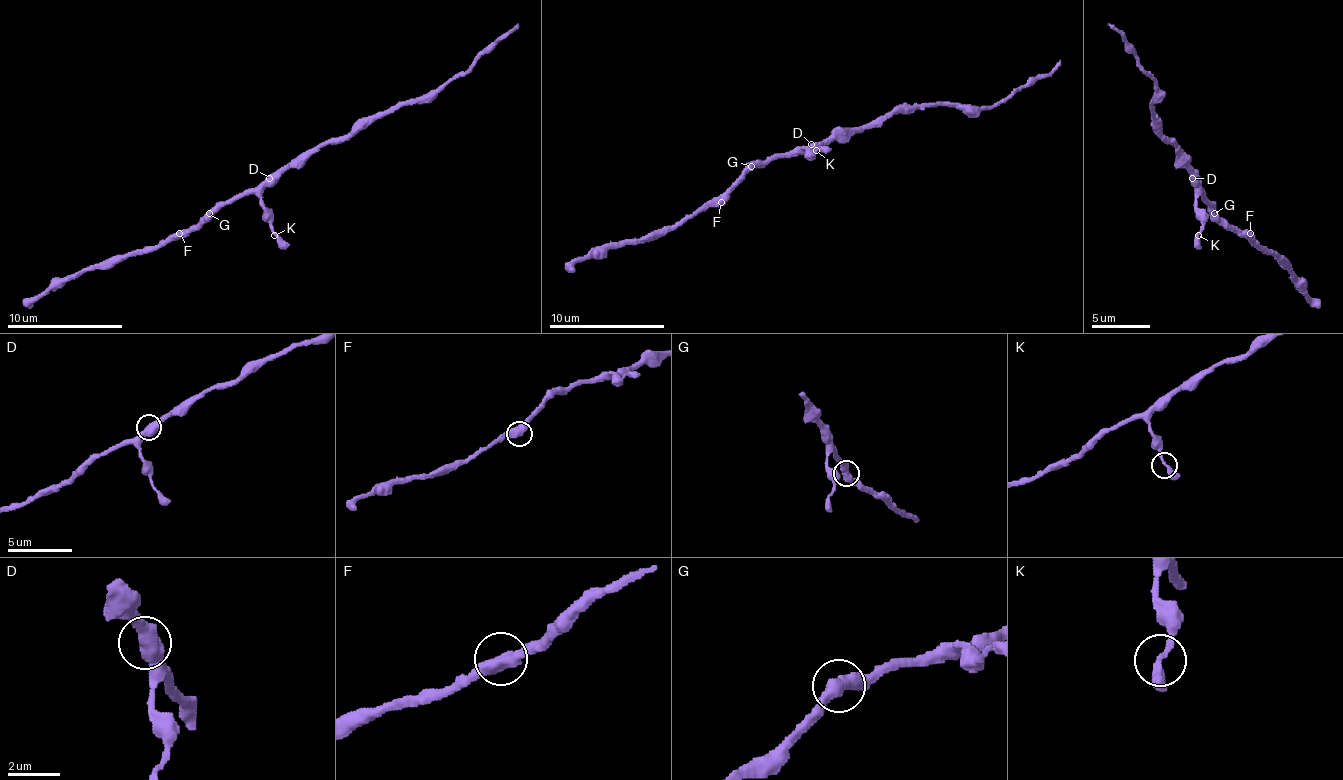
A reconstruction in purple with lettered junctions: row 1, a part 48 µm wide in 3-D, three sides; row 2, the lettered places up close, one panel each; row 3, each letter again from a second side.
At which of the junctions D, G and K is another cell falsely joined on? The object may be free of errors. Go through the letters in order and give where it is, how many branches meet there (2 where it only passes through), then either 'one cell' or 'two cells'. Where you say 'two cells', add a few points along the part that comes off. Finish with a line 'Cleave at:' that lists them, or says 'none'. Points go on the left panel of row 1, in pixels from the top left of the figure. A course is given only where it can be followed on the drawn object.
D: place (269, 178); branches 2; one cell
G: place (209, 213); branches 2; one cell
K: place (274, 235); branches 2; one cell
Cleave at: none

